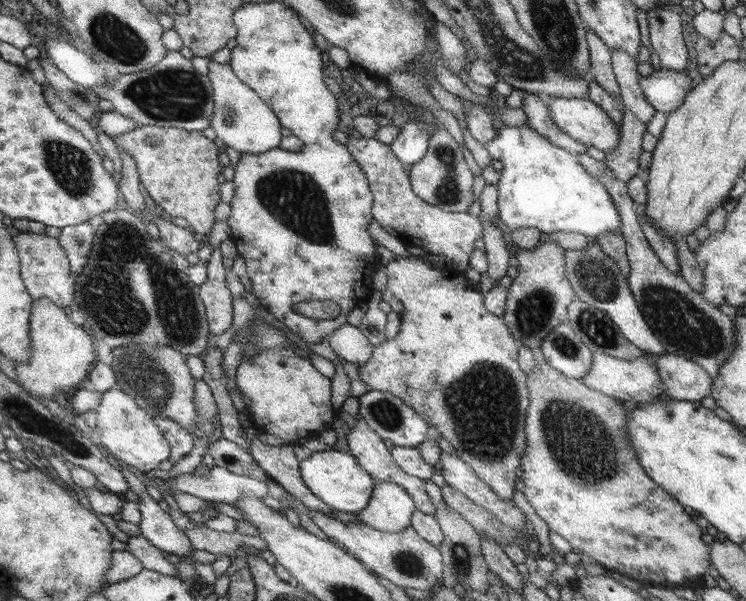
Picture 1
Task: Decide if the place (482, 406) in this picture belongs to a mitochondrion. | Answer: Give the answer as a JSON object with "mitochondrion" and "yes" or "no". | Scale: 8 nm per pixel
{"mitochondrion":"yes"}

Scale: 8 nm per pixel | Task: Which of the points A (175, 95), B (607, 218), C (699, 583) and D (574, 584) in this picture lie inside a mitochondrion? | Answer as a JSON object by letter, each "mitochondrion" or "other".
{"A":"mitochondrion","B":"other","C":"other","D":"other"}

